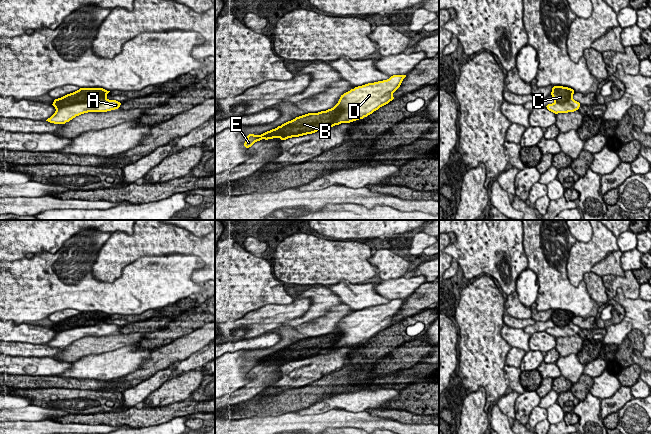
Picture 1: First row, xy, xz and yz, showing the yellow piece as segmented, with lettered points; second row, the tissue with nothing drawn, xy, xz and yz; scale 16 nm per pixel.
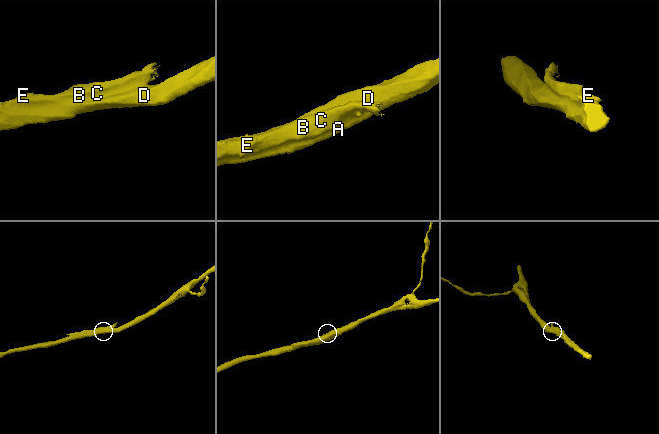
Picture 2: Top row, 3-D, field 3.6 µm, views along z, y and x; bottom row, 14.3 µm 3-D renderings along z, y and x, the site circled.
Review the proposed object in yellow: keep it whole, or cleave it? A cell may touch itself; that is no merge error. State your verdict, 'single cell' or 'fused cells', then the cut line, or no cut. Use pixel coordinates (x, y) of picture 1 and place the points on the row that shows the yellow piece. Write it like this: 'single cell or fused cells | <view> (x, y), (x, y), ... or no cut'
fused cells | xz (340, 110), (331, 126), (321, 126), (318, 129)

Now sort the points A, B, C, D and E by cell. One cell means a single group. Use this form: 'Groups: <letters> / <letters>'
Groups: A B D E / C

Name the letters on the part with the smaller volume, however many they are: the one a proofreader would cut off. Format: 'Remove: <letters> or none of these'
Remove: C

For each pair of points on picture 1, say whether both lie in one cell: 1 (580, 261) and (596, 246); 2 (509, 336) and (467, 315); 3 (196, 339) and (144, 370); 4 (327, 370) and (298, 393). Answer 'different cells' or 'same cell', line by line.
1: same cell
2: different cells
3: same cell
4: different cells

